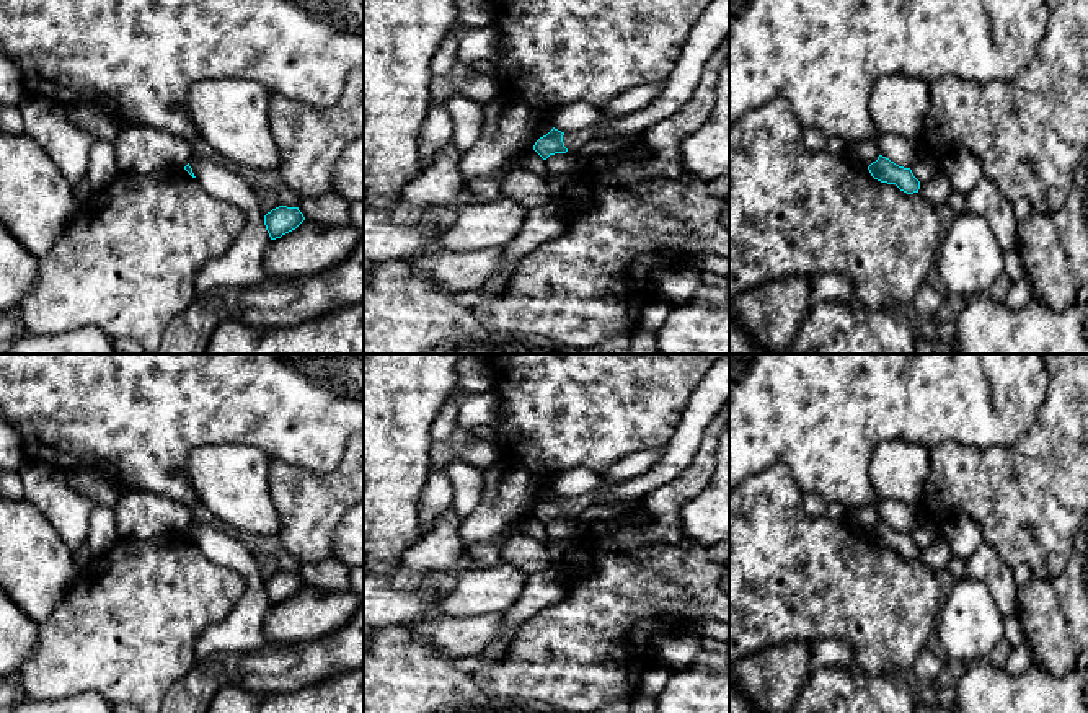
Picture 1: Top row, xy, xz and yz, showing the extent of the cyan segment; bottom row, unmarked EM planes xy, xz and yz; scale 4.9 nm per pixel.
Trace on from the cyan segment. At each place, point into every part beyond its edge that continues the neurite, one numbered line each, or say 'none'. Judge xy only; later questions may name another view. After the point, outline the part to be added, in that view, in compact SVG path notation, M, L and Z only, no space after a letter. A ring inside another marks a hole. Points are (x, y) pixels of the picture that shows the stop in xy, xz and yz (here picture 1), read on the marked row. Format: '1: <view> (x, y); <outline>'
none

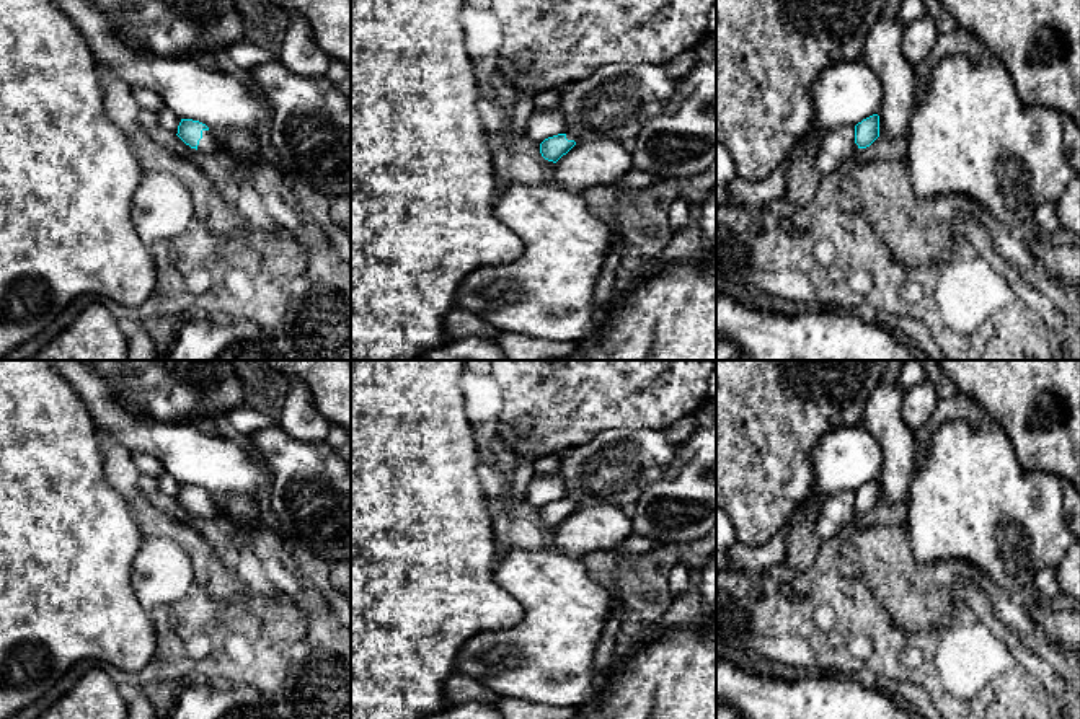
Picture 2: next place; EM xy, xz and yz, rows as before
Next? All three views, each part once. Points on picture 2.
1: xy (317, 325); M202 130L197 150L220 157L241 179L250 179L268 214L308 253L307 285L289 303L284 333L277 339L285 360L351 360L351 264L318 233L318 222L299 205L292 183L266 158L253 165L233 160L210 130Z

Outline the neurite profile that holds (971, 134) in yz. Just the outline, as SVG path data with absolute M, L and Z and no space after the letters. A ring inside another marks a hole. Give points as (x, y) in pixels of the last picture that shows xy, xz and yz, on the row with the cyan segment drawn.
M956 54L933 67L928 77L928 91L917 98L909 121L907 174L918 199L930 201L963 194L998 220L1007 236L1023 232L1033 222L1041 204L1057 204L1077 176L1064 153L1062 114L1025 103L1005 65L992 54L985 54L979 62Z

